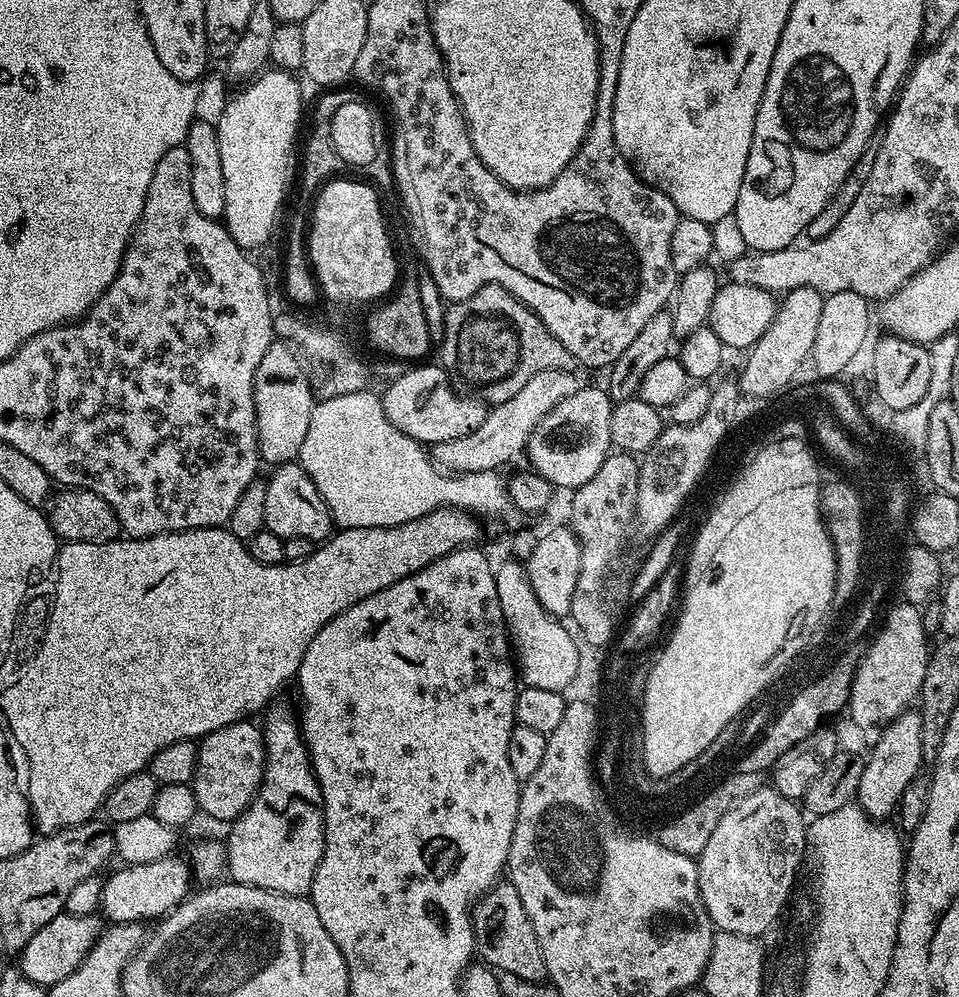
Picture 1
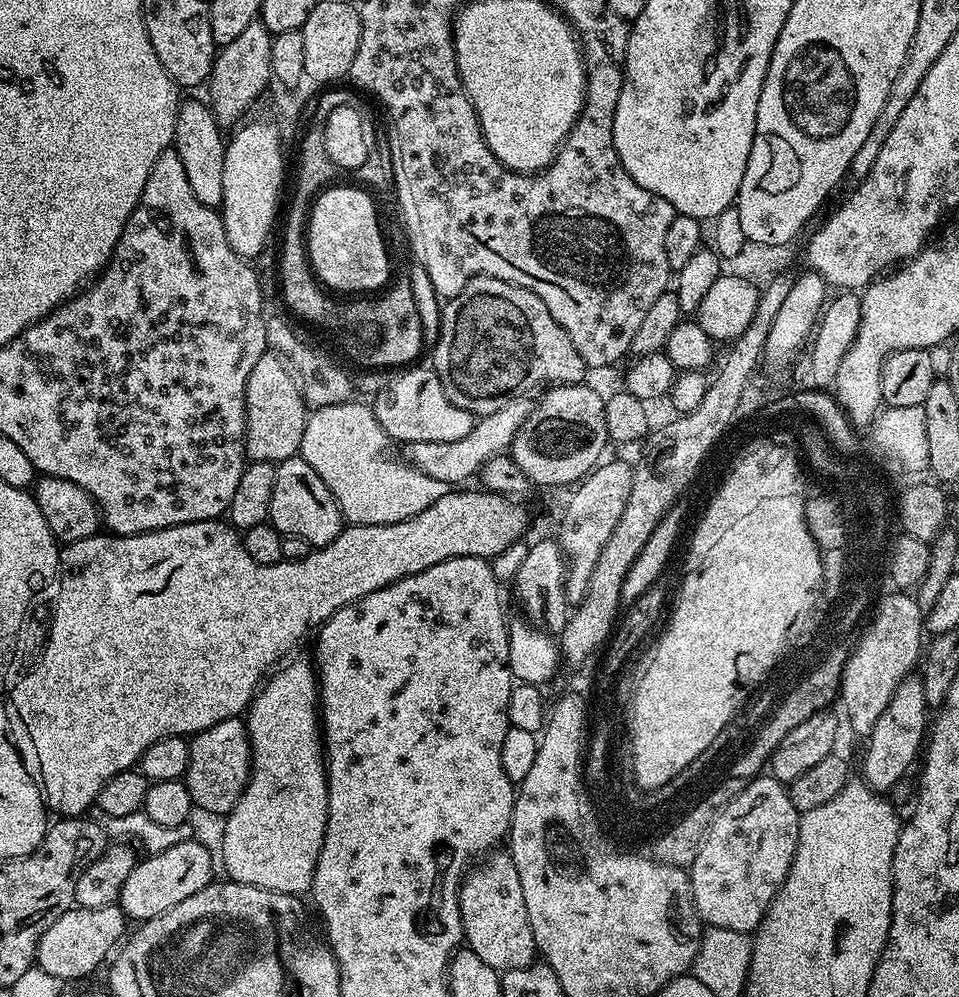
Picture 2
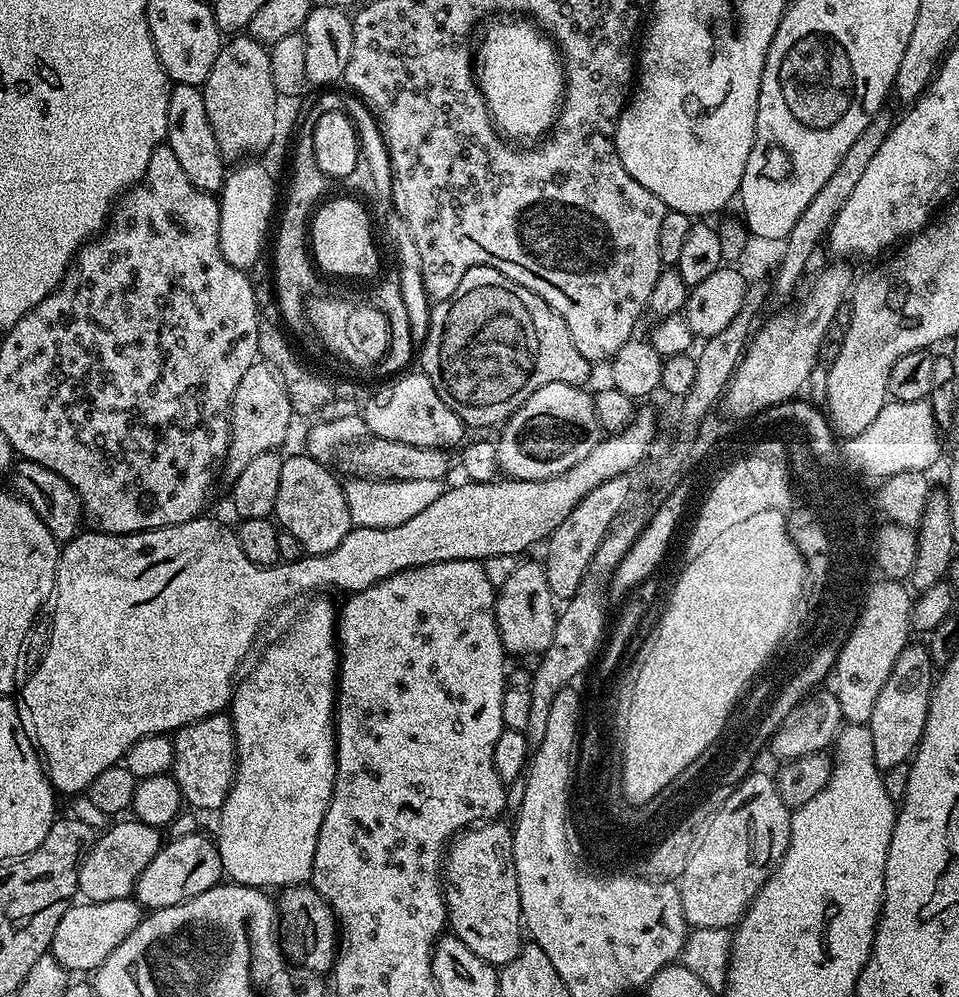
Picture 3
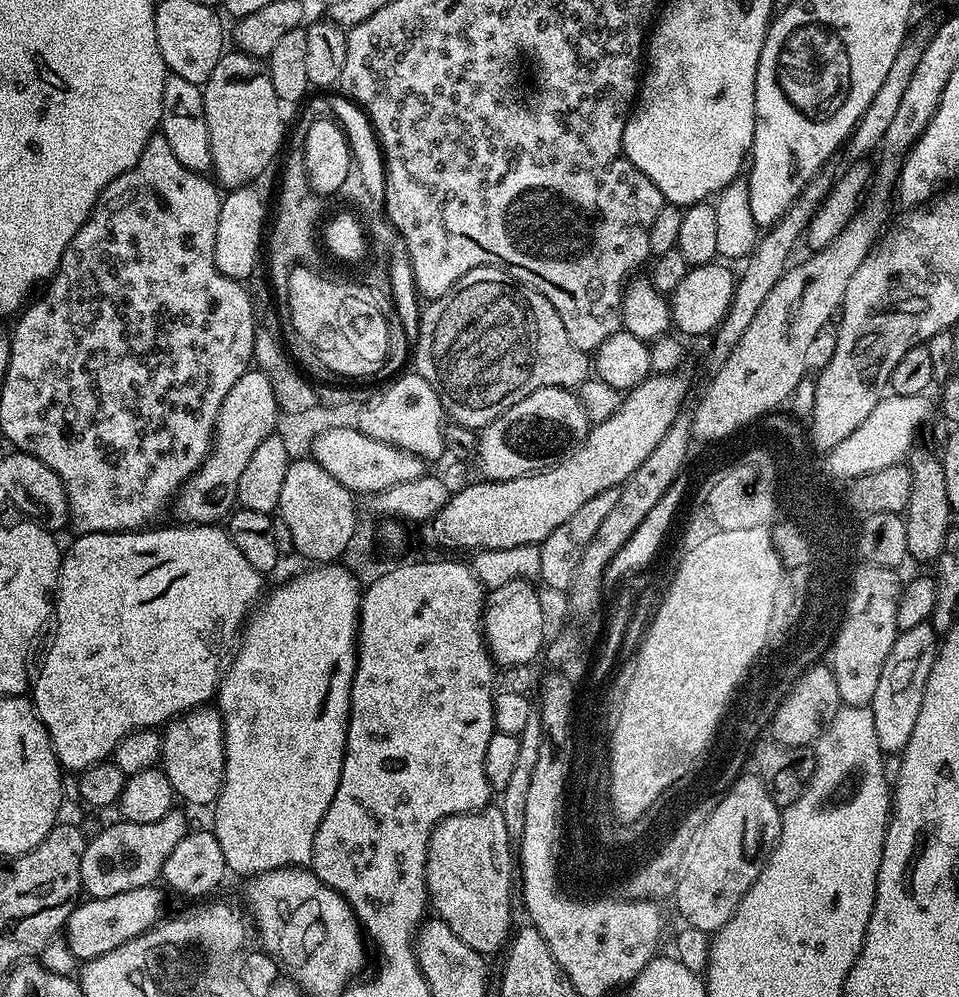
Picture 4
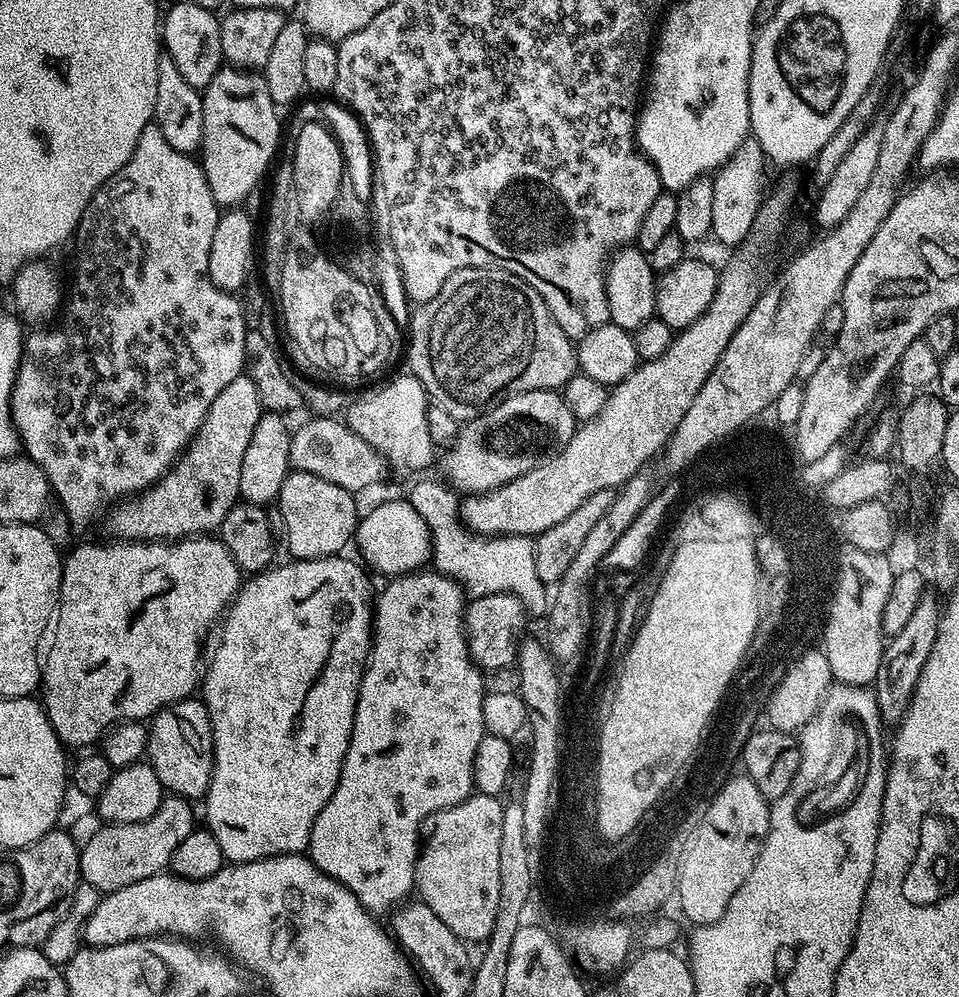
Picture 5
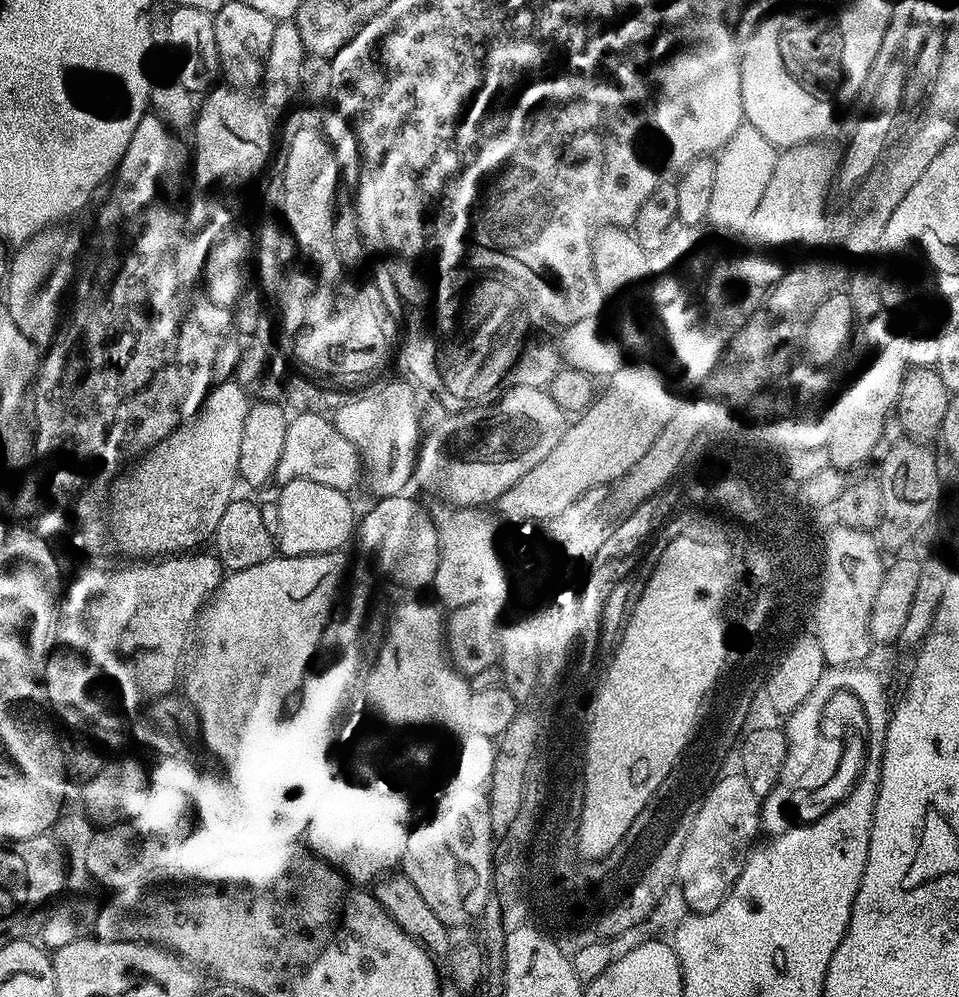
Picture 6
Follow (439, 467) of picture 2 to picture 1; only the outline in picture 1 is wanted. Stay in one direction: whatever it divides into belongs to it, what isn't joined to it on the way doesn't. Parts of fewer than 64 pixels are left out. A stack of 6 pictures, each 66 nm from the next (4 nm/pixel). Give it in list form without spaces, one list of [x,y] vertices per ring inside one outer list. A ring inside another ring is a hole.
[[[541,370],[539,374],[534,374],[534,378],[530,378],[530,382],[526,382],[526,386],[522,386],[522,390],[514,394],[514,398],[506,398],[506,402],[489,407],[488,417],[484,419],[482,426],[478,426],[478,430],[470,430],[470,434],[462,434],[462,438],[450,438],[450,442],[438,442],[431,445],[432,463],[452,474],[494,472],[503,469],[503,464],[510,463],[519,452],[521,455],[527,449],[530,434],[534,434],[538,422],[542,422],[542,418],[546,418],[546,414],[550,414],[550,410],[554,410],[558,402],[570,398],[579,390],[582,380],[579,380],[576,375],[575,371],[567,372],[566,370]]]

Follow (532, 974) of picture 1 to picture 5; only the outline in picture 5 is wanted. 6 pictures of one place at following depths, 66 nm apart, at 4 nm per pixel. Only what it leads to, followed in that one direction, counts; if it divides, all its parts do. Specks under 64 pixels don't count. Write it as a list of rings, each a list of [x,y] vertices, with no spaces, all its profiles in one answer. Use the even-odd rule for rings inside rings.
[[[476,792],[462,802],[434,812],[426,821],[426,831],[416,858],[415,891],[460,940],[487,941],[498,918],[498,890],[502,890],[498,857],[502,854],[502,814],[500,796]]]

